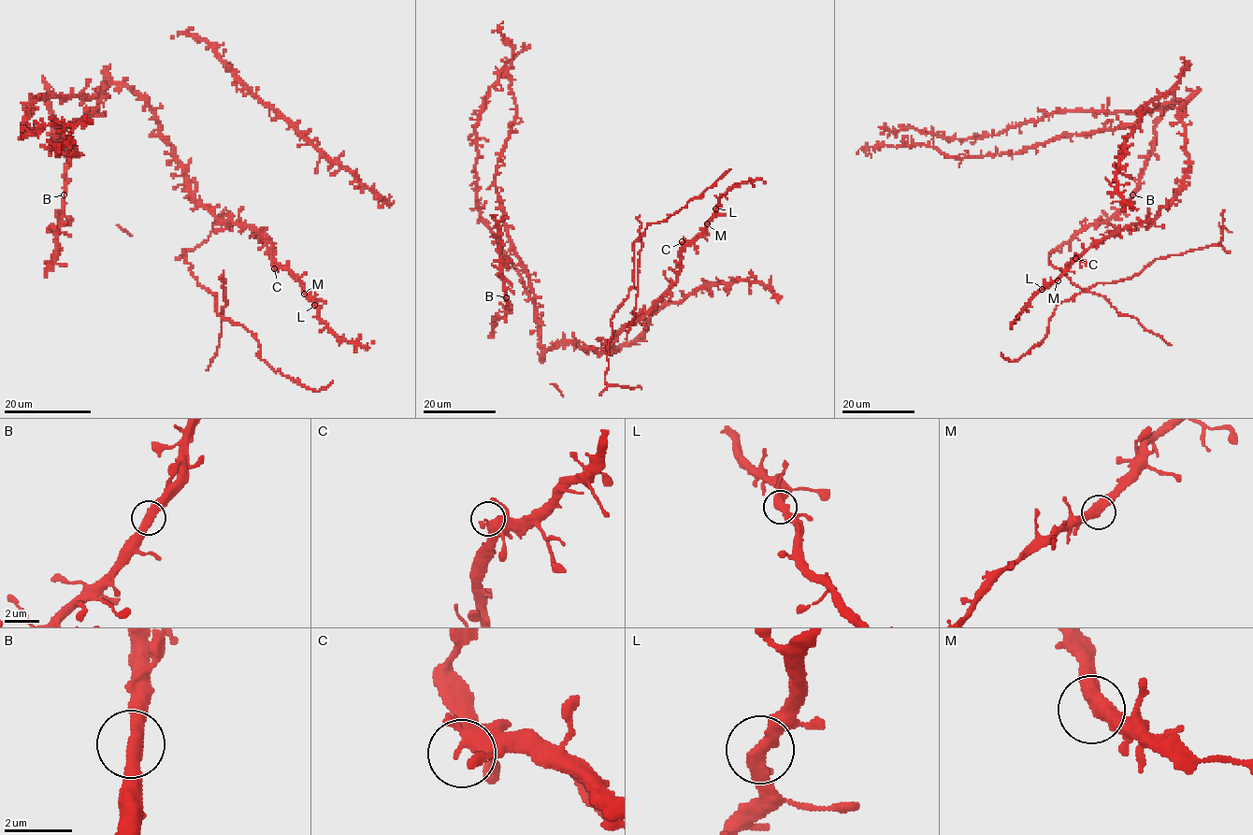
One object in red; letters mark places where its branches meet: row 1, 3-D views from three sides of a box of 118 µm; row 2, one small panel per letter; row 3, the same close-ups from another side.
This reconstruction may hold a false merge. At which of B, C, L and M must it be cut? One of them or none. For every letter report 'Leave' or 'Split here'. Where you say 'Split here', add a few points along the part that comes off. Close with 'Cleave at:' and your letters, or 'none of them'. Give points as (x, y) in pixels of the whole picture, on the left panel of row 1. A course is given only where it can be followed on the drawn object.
B: Leave
C: Leave
L: Leave
M: Leave
Cleave at: none of them

